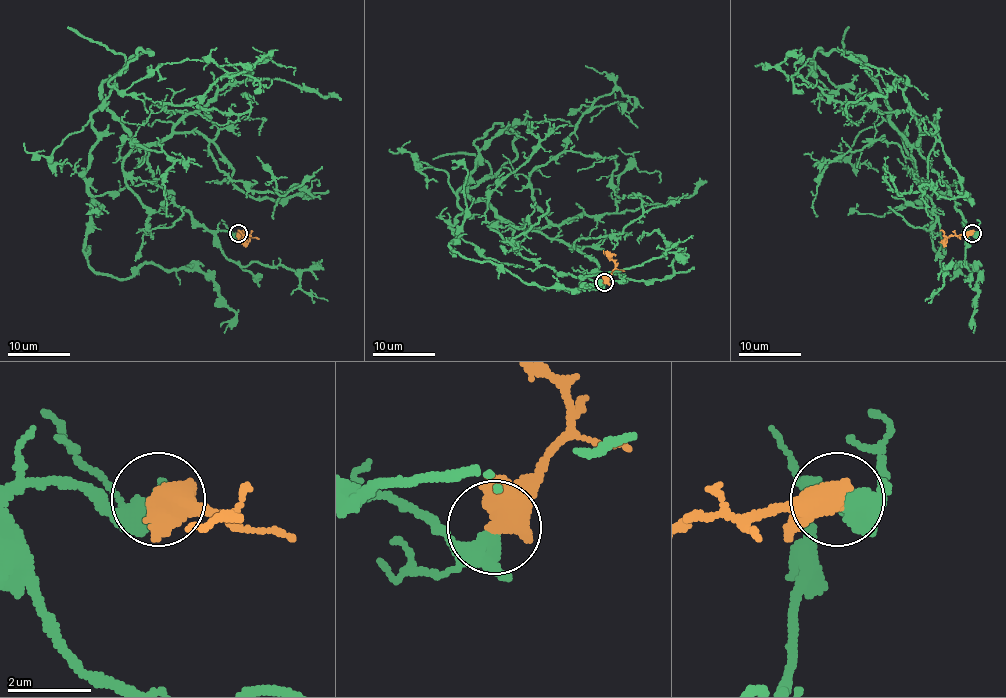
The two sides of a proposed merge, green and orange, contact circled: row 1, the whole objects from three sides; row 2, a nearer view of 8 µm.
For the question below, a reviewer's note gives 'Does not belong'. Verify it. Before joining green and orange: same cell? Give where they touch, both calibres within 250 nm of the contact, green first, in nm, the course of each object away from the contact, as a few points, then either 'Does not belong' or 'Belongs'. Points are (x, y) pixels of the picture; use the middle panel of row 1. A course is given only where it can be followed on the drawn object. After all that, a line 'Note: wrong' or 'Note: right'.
Place: (604, 282). Thickness 400 nm (green) against 500 nm. Course of green: (604, 283), (524, 258), (468, 194), (515, 158), (495, 124), (449, 248), (589, 283). Course of orange: (604, 282), (615, 262), (603, 251). Belongs
Note: wrong

